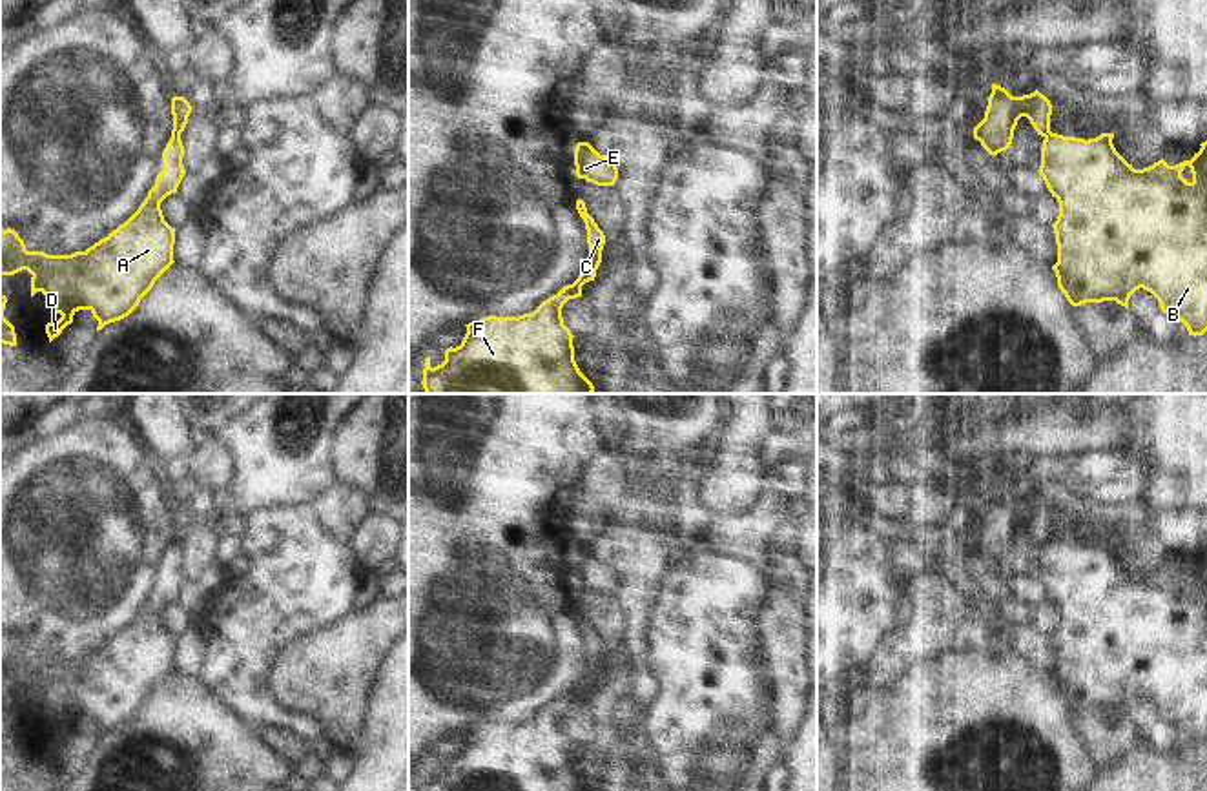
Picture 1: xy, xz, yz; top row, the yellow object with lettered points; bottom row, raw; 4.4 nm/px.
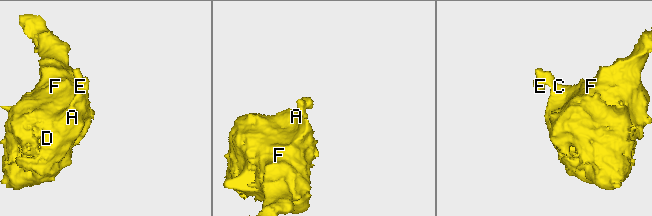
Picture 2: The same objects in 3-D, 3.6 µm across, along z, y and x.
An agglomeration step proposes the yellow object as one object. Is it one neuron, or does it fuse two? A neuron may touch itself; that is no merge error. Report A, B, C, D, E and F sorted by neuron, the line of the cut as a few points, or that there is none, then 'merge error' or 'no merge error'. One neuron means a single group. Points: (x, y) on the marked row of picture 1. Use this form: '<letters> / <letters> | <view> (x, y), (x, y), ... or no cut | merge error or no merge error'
A B C D F / E | xy (179, 133), (172, 137) | merge error

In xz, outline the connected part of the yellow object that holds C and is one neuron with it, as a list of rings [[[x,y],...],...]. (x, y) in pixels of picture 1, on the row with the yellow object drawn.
[[[583,211],[589,264],[573,284],[563,286],[556,295],[543,301],[532,313],[518,317],[489,315],[469,323],[459,346],[445,350],[445,361],[430,366],[425,359],[425,394],[593,394],[593,383],[580,372],[574,361],[573,334],[563,324],[562,308],[569,299],[582,297],[582,286],[594,281],[602,262],[605,235],[594,219]]]

